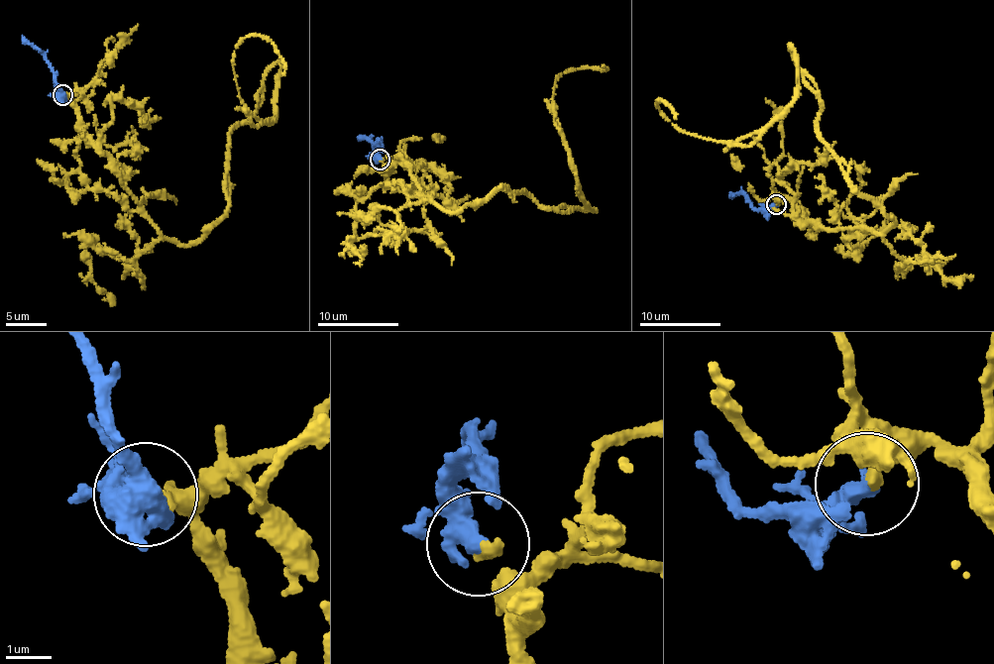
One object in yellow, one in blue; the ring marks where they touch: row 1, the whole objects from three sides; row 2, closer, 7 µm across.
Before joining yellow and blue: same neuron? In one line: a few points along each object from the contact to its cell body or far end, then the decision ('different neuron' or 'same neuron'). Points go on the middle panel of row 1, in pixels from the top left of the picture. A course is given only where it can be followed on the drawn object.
course yellow (380, 159), (404, 162), (448, 211), (505, 188), (593, 211), (552, 98), (556, 77), (602, 66); course blue (380, 159), (380, 141), (378, 144), (365, 138), (359, 140); same neuron

